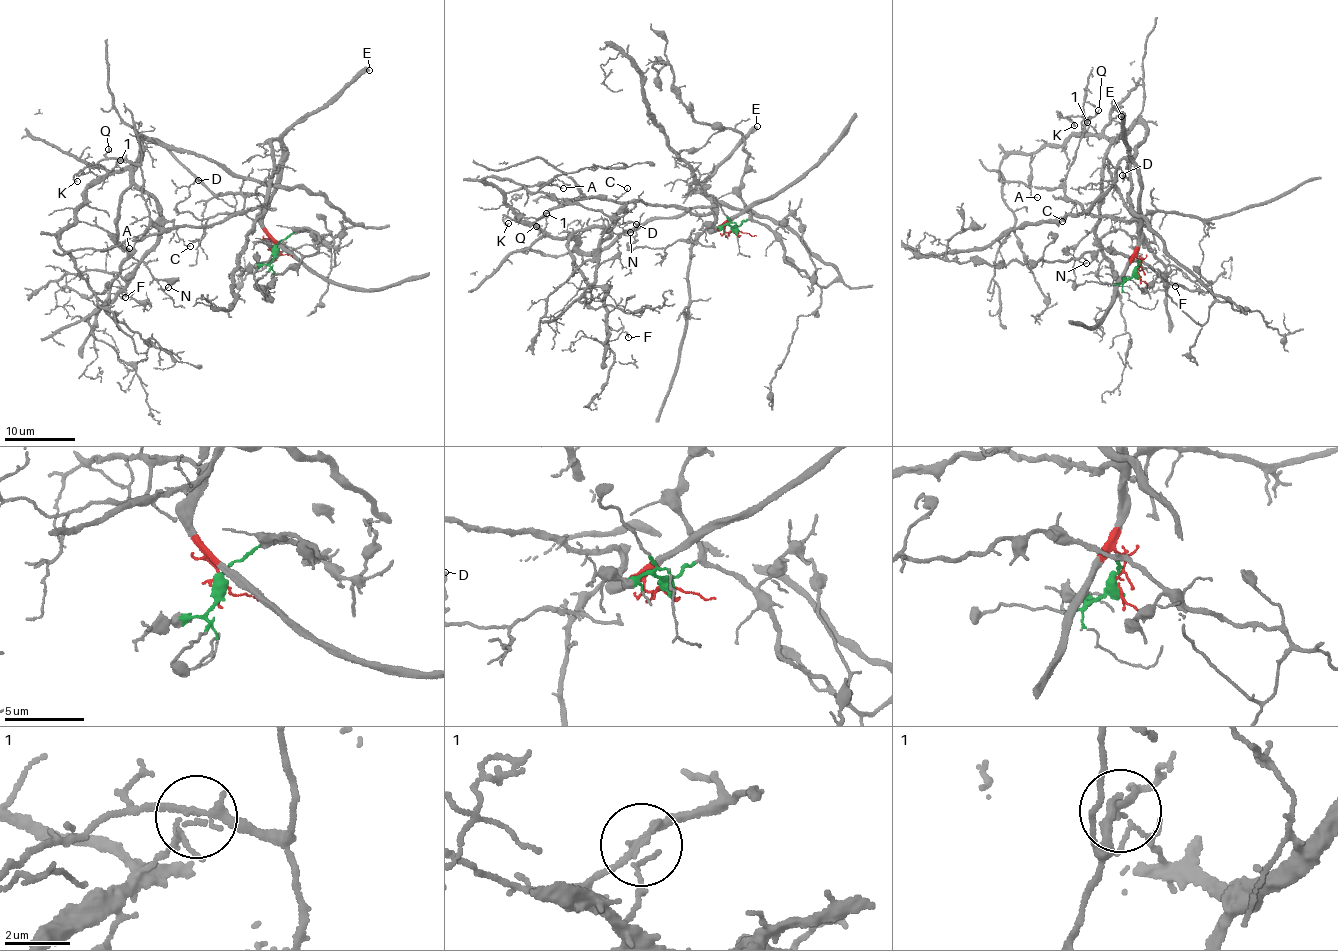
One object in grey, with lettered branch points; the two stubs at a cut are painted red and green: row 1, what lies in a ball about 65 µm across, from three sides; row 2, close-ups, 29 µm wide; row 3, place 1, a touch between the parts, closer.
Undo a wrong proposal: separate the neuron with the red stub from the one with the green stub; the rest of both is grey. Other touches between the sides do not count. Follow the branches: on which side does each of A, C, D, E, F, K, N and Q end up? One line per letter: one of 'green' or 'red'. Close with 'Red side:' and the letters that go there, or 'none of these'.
A: green
C: red
D: red
E: red
F: green
K: red
N: green
Q: red
Red side: C, D, E, K, Q

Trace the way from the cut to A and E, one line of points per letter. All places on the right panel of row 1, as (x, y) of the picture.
A: (1137, 273), (1140, 261), (1229, 300), (1128, 201), (1140, 123), (1033, 153), (1036, 197)
E: (1137, 273), (1140, 263), (1137, 257), (1140, 168), (1125, 143), (1121, 116)

